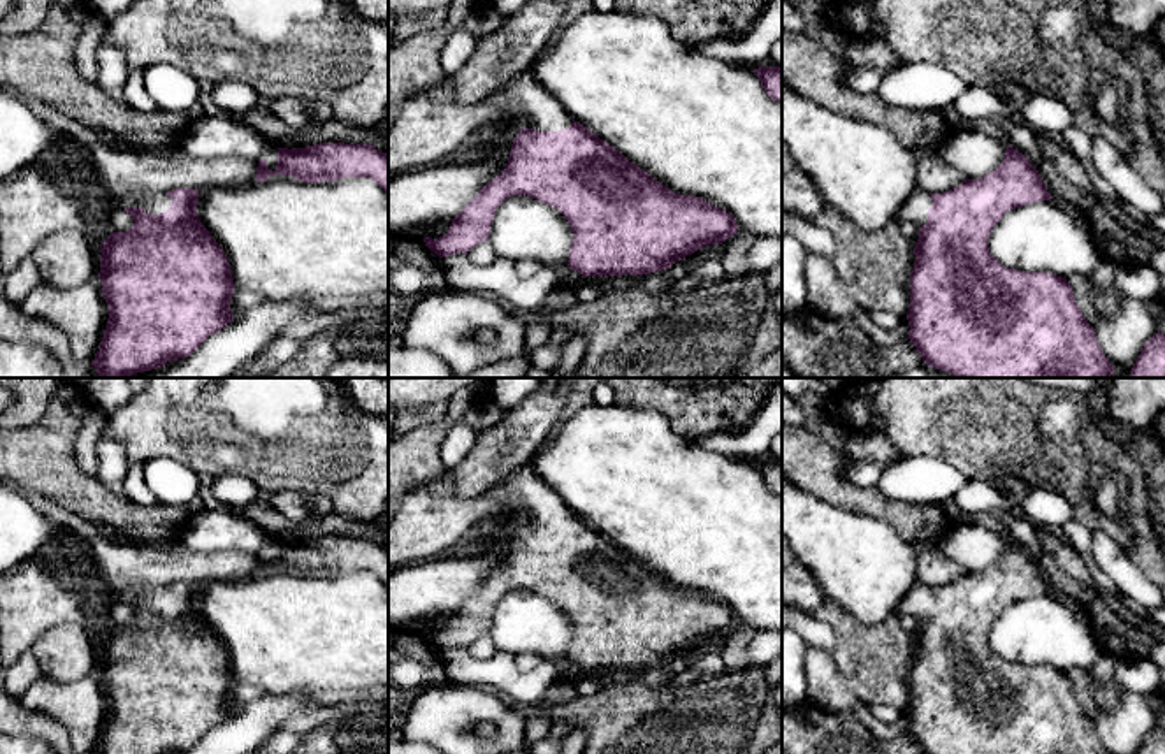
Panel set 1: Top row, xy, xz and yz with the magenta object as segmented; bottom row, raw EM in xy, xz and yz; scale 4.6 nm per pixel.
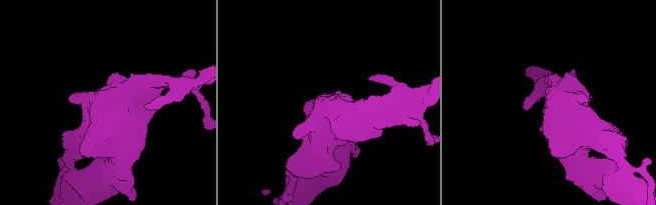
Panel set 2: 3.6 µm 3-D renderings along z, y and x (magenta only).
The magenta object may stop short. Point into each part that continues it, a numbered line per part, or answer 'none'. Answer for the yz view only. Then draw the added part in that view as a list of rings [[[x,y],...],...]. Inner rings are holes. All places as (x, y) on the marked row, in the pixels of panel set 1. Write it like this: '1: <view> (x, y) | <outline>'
1: yz (916, 208) | [[[915,188],[900,209],[896,221],[912,221],[921,228],[928,221],[931,202],[933,199],[928,192]]]

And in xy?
1: xy (151, 202) | [[[130,192],[111,200],[109,207],[142,207],[149,214],[160,214],[167,211],[172,199],[167,193],[149,193],[149,192]]]

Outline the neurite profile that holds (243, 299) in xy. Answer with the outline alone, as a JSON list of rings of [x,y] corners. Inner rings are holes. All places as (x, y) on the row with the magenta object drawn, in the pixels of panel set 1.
[[[235,286],[234,288],[234,295],[230,299],[230,311],[234,315],[239,315],[250,308],[255,308],[258,306],[260,302],[264,302],[267,297],[264,297],[262,294],[258,292],[253,292],[250,288],[244,288],[244,286]]]

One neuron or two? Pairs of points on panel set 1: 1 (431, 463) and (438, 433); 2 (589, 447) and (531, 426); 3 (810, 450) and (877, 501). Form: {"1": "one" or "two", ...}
{"1": "one", "2": "two", "3": "one"}

